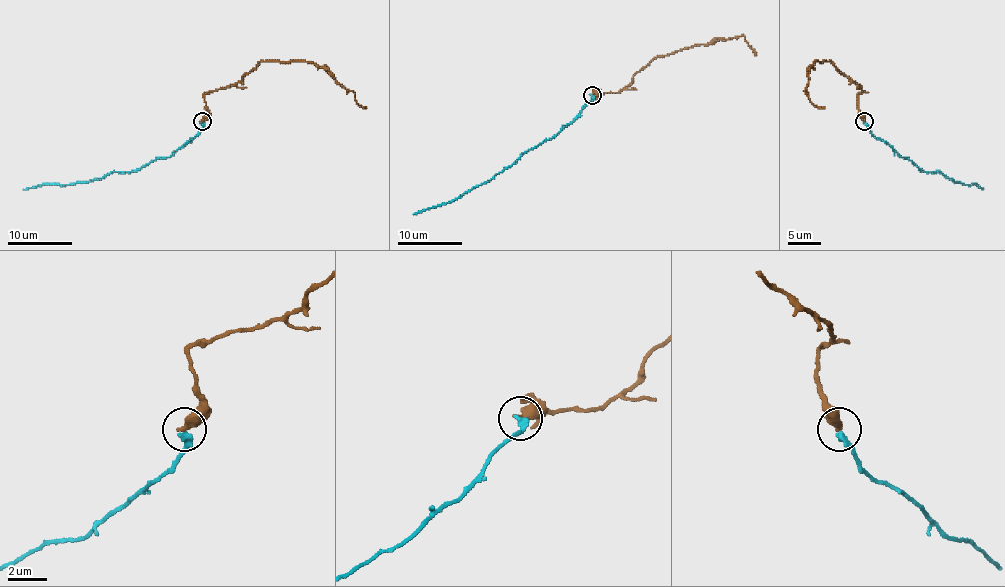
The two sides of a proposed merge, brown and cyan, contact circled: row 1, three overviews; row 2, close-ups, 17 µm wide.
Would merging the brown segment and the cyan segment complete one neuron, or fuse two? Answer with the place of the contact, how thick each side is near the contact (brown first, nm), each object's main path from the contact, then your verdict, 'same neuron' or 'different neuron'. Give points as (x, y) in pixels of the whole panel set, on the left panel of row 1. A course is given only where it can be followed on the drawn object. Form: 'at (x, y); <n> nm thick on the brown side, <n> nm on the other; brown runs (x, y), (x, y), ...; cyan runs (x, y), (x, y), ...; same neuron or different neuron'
at (202, 121); 460 nm thick on the brown side, 320 nm on the other; brown runs (203, 121), (207, 112), (204, 95), (230, 87), (261, 61), (309, 61), (322, 66), (366, 108); cyan runs (203, 121), (201, 129), (169, 157), (159, 157), (136, 170), (112, 171), (99, 178), (38, 184), (23, 189); same neuron

